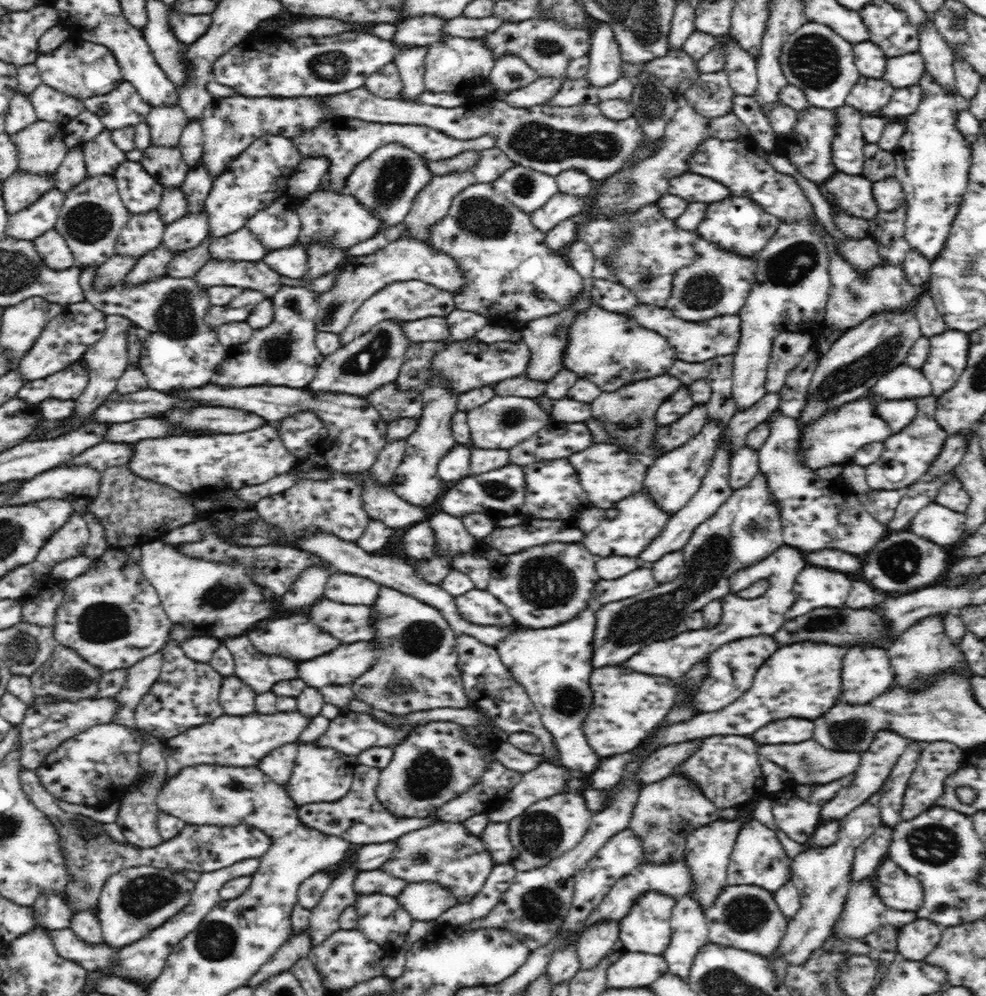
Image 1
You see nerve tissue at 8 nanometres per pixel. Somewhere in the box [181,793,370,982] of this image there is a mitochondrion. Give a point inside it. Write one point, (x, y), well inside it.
(216, 940)

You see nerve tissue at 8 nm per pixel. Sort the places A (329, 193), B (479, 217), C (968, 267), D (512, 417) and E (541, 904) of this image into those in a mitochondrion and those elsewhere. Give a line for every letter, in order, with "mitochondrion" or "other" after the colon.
A: other
B: mitochondrion
C: mitochondrion
D: mitochondrion
E: mitochondrion

